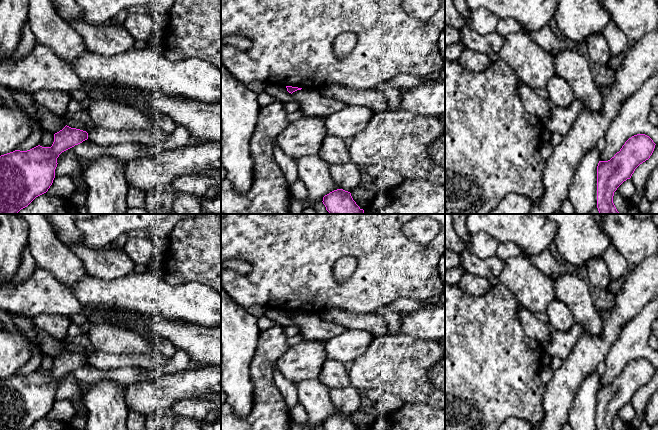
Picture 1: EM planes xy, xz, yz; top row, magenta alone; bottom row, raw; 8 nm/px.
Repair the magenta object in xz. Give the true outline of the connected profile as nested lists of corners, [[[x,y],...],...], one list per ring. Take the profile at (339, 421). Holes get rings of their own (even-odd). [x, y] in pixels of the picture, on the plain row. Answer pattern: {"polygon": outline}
{"polygon": [[[337,413],[323,421],[325,430],[358,430],[351,417],[343,413]]]}

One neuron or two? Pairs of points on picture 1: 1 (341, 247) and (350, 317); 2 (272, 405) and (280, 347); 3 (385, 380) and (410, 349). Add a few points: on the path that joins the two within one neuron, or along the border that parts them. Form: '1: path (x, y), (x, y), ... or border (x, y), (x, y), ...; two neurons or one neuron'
1: border (326, 309), (338, 307), (372, 314); two neurons
2: path (266, 391), (266, 361); one neuron
3: path (392, 372), (407, 357); one neuron

